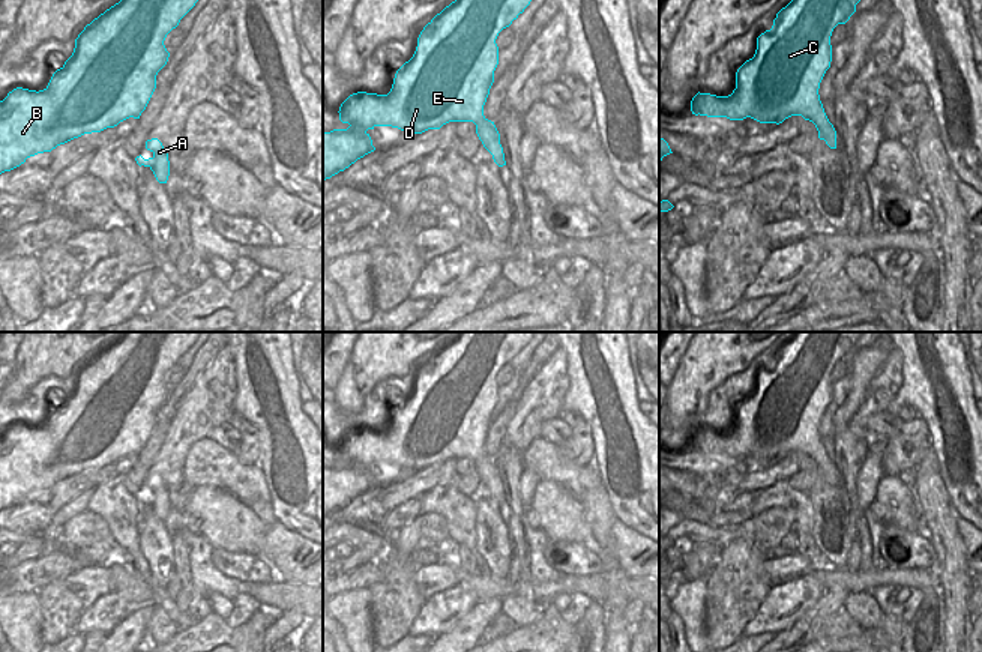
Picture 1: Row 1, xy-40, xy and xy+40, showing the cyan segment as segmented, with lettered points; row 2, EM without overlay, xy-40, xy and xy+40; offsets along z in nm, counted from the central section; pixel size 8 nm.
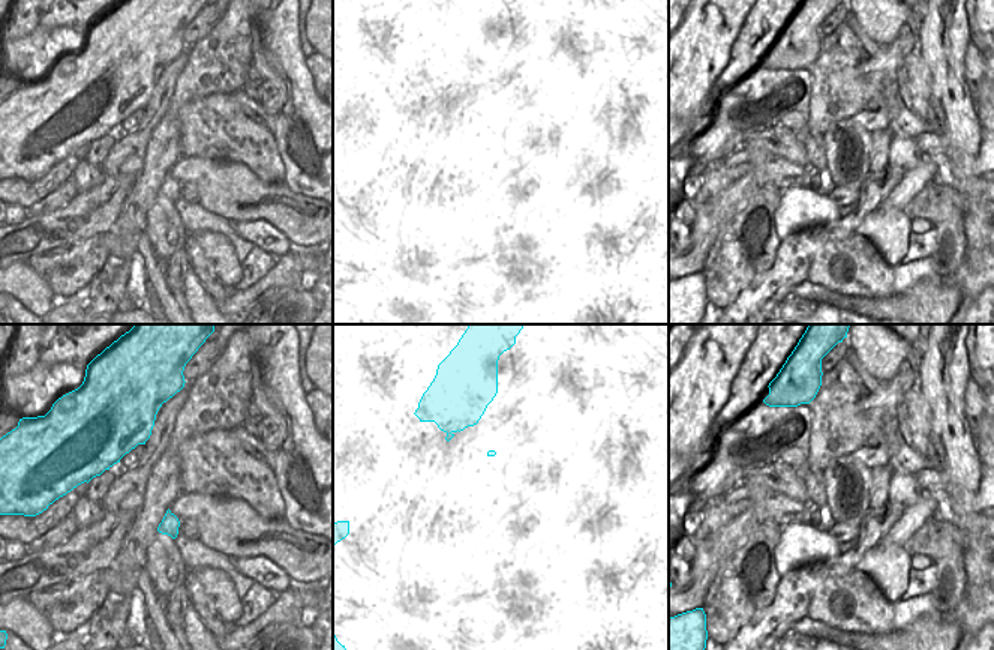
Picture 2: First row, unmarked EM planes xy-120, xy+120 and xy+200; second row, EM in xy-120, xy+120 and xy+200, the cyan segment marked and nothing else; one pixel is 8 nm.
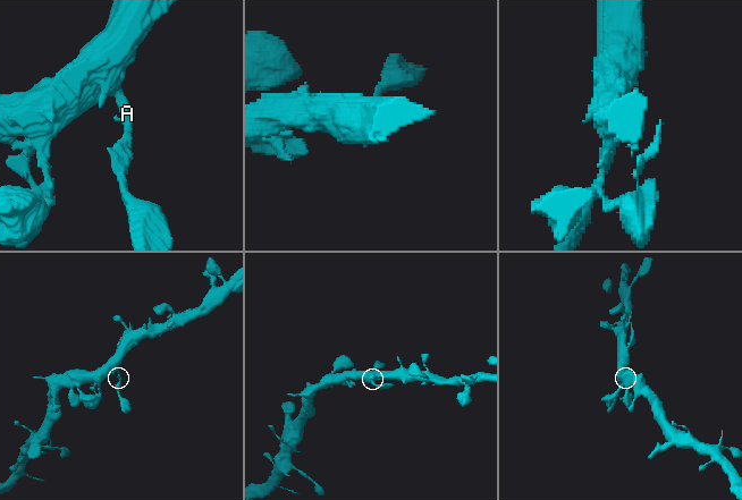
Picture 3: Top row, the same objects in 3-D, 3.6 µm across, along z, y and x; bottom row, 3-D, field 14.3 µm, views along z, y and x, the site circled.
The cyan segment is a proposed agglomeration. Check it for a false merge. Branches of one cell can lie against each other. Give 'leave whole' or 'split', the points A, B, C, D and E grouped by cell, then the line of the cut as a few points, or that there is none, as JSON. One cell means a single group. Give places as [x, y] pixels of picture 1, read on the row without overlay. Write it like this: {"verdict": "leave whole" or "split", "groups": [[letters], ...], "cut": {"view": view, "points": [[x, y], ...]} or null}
{"verdict": "split", "groups": [["A"], ["B", "C", "D", "E"]], "cut": {"view": "xy", "points": [[499, 473], [485, 484]]}}

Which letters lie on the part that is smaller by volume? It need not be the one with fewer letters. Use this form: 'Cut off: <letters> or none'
Cut off: A

